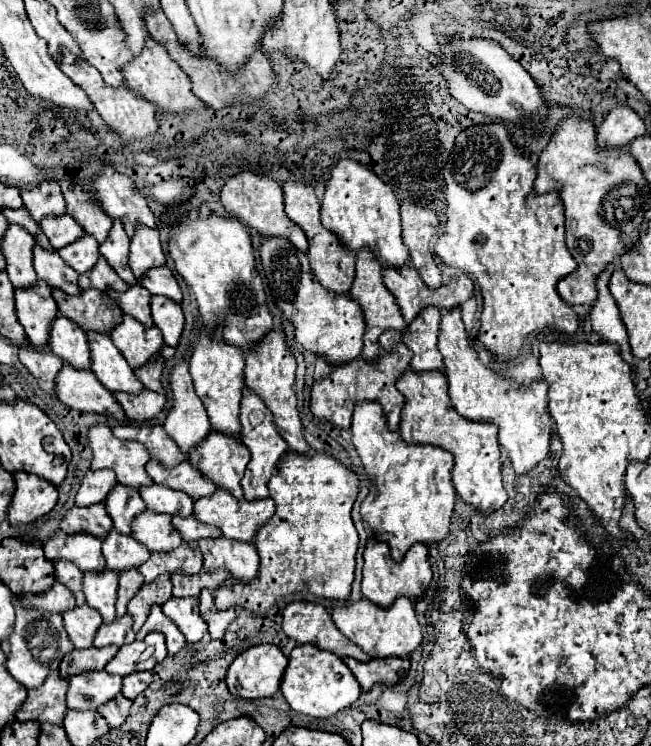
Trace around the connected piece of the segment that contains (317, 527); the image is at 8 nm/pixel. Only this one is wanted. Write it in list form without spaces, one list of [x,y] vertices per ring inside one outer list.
[[[288,451],[288,455],[280,461],[280,471],[270,479],[268,489],[276,503],[276,513],[268,525],[260,527],[254,539],[260,555],[260,575],[246,585],[232,581],[224,583],[224,587],[220,587],[220,591],[214,595],[216,609],[226,611],[230,607],[242,607],[254,615],[266,615],[280,597],[300,591],[310,591],[316,597],[348,601],[350,585],[354,581],[354,555],[358,551],[358,531],[350,517],[354,499],[358,495],[356,475],[326,453],[296,455],[294,451]]]

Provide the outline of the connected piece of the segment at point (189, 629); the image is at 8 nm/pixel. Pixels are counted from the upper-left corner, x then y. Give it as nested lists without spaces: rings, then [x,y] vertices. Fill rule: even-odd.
[[[170,597],[162,605],[162,611],[168,619],[172,619],[178,625],[178,629],[186,637],[186,643],[198,643],[198,641],[206,639],[208,631],[206,631],[206,623],[198,611],[198,599]]]

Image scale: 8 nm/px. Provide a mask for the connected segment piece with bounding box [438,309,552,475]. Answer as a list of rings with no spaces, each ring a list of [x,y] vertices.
[[[460,309],[442,315],[438,351],[446,359],[444,369],[448,377],[452,407],[470,421],[488,421],[500,429],[498,443],[508,453],[508,459],[518,475],[534,469],[542,459],[548,457],[552,419],[548,413],[548,397],[546,397],[548,385],[544,379],[536,381],[530,389],[518,389],[514,379],[506,377],[502,379],[492,369],[484,367],[478,361],[476,351],[468,343]]]

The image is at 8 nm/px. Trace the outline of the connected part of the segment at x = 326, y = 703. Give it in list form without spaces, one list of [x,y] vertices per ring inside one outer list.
[[[296,645],[292,649],[280,691],[294,711],[314,719],[328,719],[336,715],[338,711],[356,703],[362,693],[356,677],[352,675],[352,671],[348,671],[346,663],[340,657],[310,645]]]

